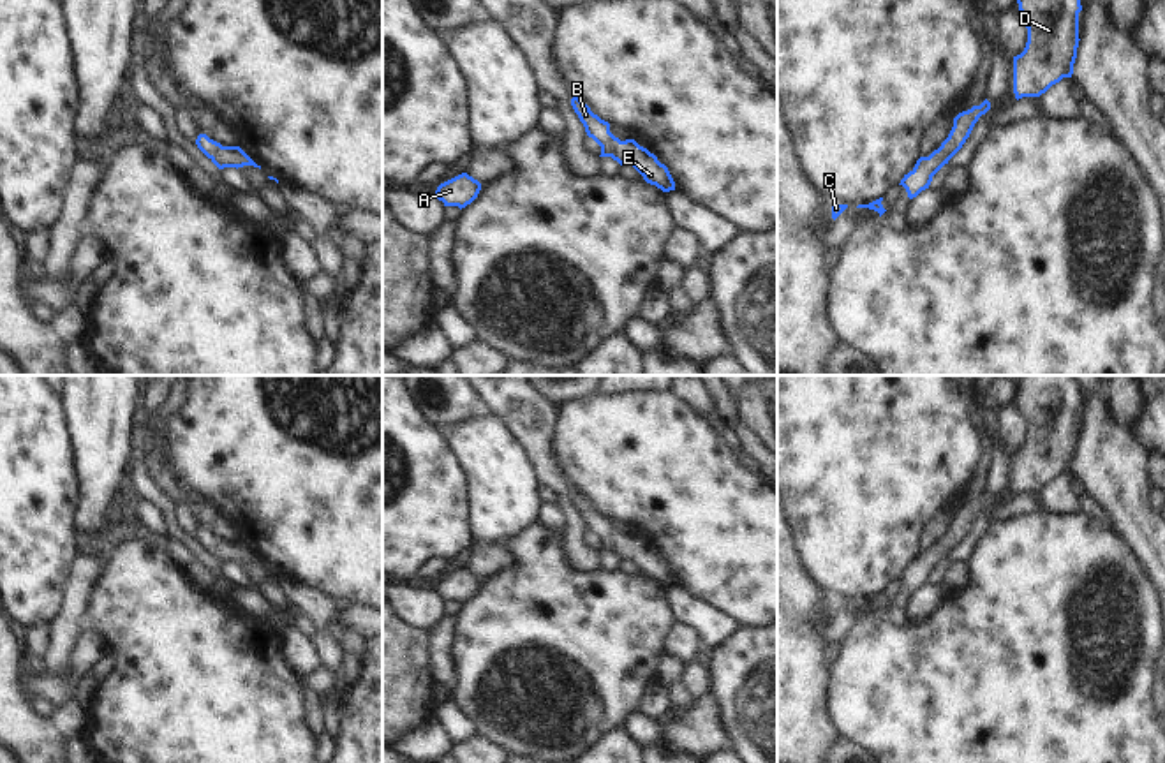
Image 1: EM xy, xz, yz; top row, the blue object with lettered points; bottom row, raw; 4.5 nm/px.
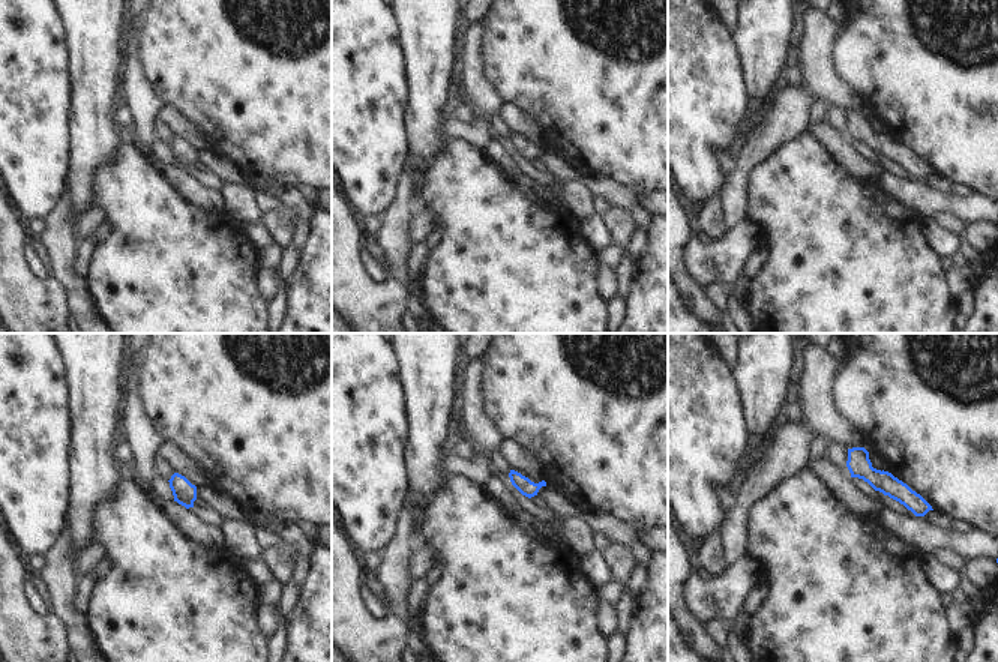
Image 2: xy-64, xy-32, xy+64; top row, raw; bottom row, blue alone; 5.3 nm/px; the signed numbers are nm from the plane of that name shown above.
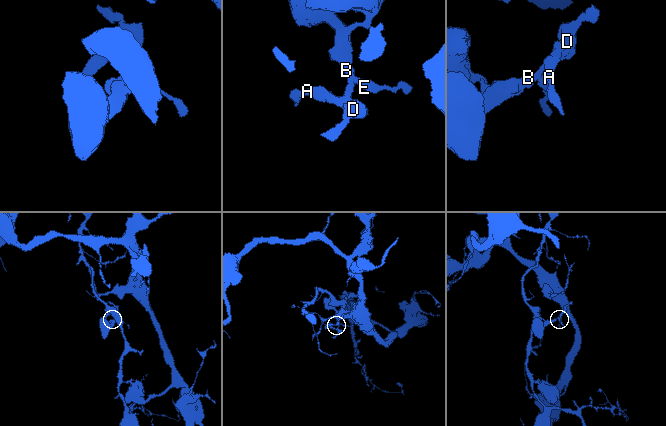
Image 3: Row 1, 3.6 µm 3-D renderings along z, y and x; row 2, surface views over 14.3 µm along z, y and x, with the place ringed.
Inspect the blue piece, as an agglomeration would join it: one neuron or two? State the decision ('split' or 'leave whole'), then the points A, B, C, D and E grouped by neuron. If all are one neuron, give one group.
leave whole; A B C D E

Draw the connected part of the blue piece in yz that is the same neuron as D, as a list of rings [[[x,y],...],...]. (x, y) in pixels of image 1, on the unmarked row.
[[[1024,375],[1017,398],[1028,423],[1028,437],[1020,449],[1013,451],[1015,493],[1040,492],[1063,472],[1072,472],[1079,442],[1080,388],[1073,375]]]

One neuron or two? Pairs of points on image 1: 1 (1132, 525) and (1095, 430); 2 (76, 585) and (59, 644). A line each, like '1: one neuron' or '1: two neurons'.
1: one neuron
2: one neuron

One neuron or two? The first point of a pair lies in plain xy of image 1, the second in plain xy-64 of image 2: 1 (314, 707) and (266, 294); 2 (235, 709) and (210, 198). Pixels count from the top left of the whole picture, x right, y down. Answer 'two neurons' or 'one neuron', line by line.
1: one neuron
2: two neurons

